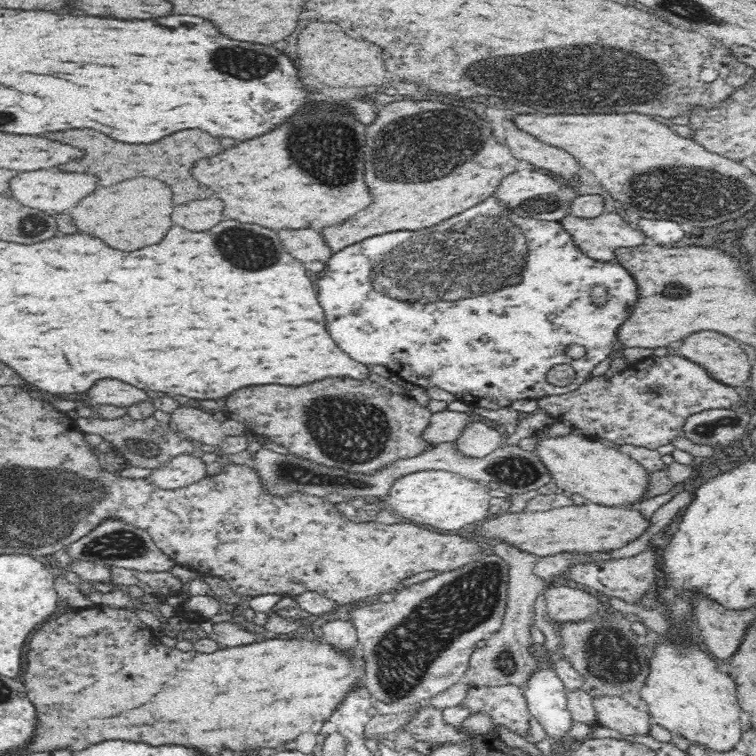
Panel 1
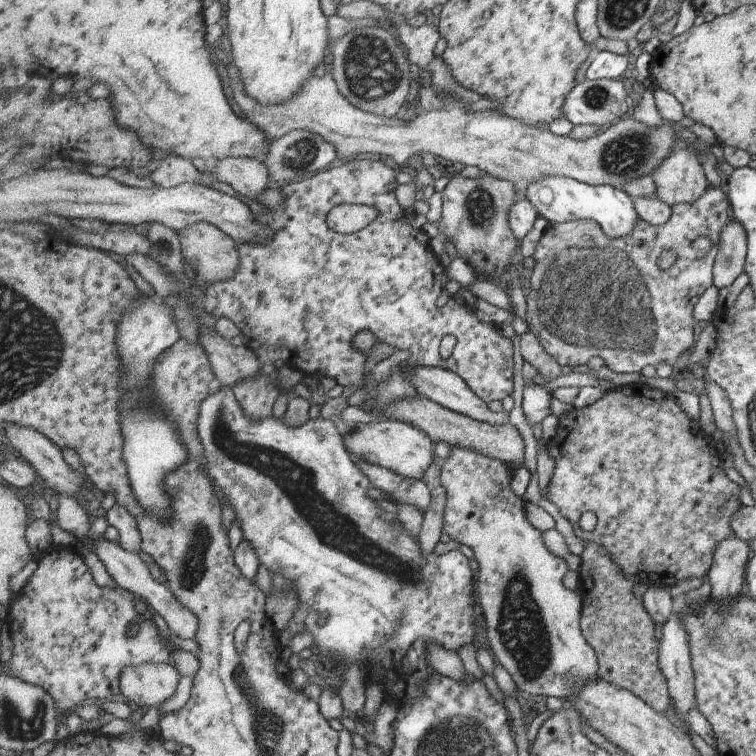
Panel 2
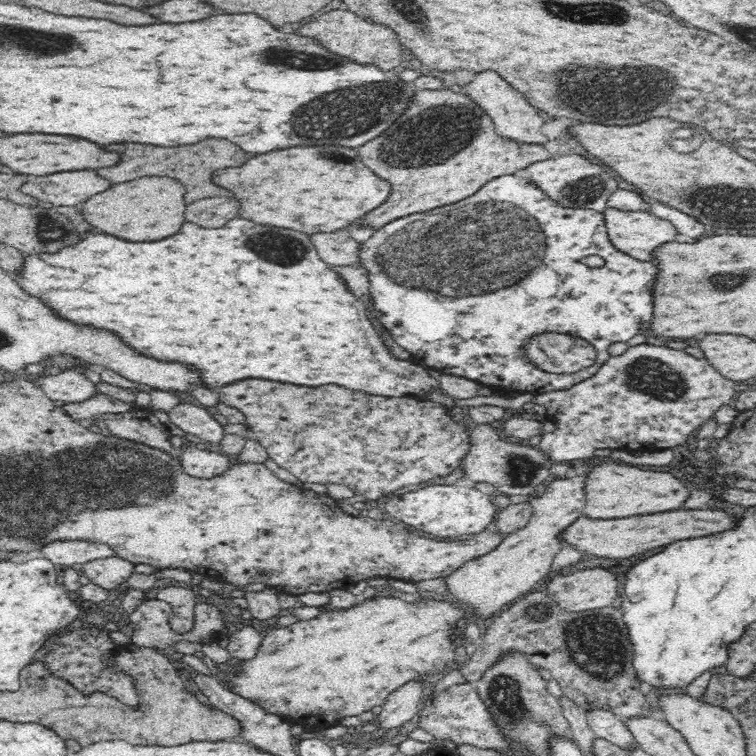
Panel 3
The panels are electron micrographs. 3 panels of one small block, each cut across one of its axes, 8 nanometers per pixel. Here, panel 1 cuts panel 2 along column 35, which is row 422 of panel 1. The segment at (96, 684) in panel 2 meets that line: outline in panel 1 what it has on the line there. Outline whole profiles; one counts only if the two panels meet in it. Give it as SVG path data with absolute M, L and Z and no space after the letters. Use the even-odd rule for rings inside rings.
M660 356L636 361L611 377L588 378L572 392L542 397L537 406L558 421L569 421L588 437L656 450L683 434L684 422L691 414L730 409L739 400L734 387L714 381L698 364L682 356Z

